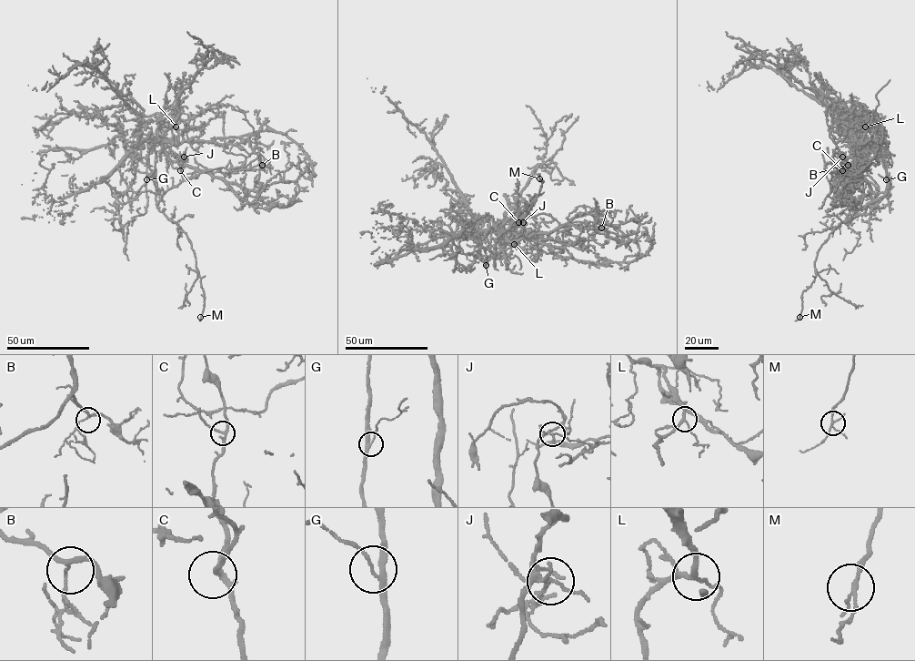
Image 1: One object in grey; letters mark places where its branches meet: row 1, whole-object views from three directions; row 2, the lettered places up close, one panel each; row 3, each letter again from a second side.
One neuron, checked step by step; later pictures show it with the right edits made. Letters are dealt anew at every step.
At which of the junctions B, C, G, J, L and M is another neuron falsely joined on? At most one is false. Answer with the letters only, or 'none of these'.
J

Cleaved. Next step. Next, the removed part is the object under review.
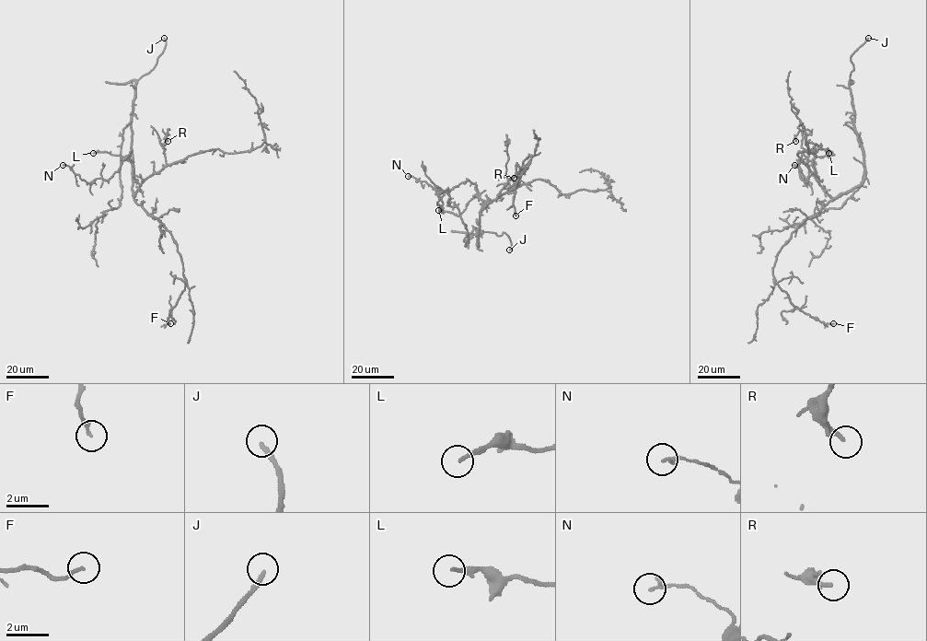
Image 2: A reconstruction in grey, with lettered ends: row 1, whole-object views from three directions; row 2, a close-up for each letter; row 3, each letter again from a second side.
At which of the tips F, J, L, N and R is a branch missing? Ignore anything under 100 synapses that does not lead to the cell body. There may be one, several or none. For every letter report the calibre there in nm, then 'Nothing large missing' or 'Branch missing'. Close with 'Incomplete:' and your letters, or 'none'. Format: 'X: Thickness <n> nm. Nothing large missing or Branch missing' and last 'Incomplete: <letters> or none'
F: Thickness 150 nm. Nothing large missing
J: Thickness 220 nm. Branch missing
L: Thickness 160 nm. Nothing large missing
N: Thickness 120 nm. Nothing large missing
R: Thickness 170 nm. Nothing large missing
Incomplete: J

